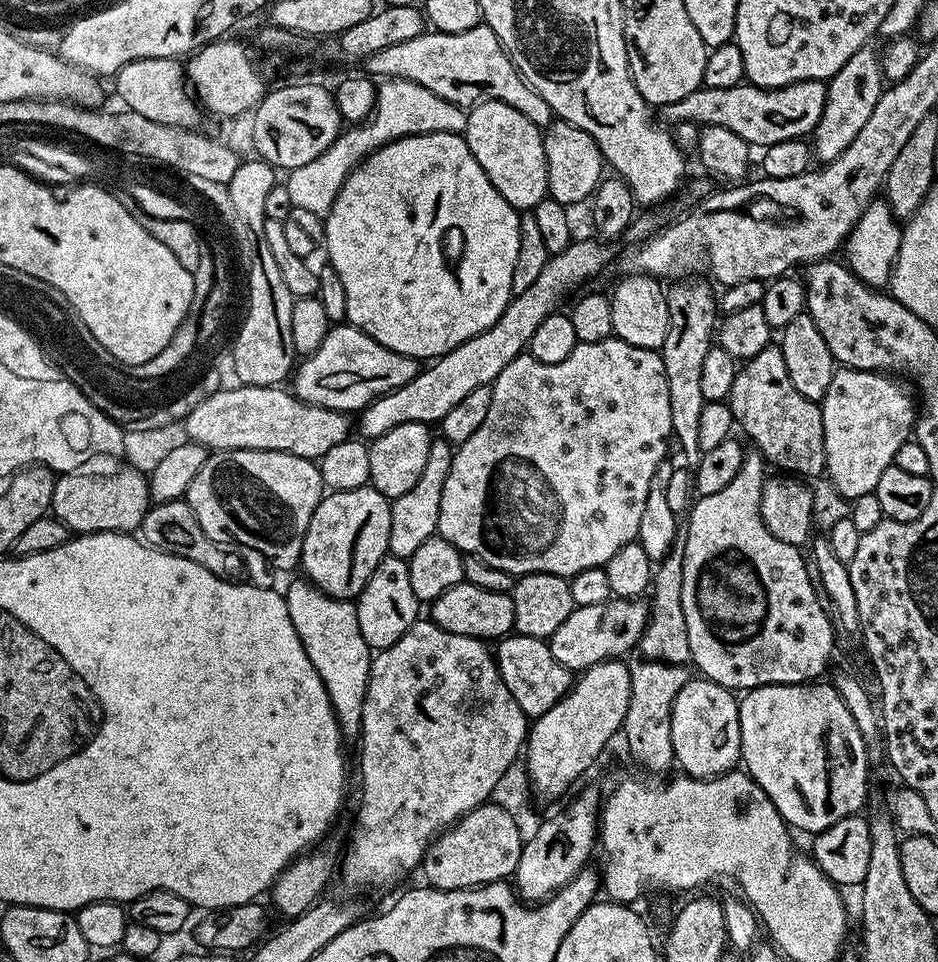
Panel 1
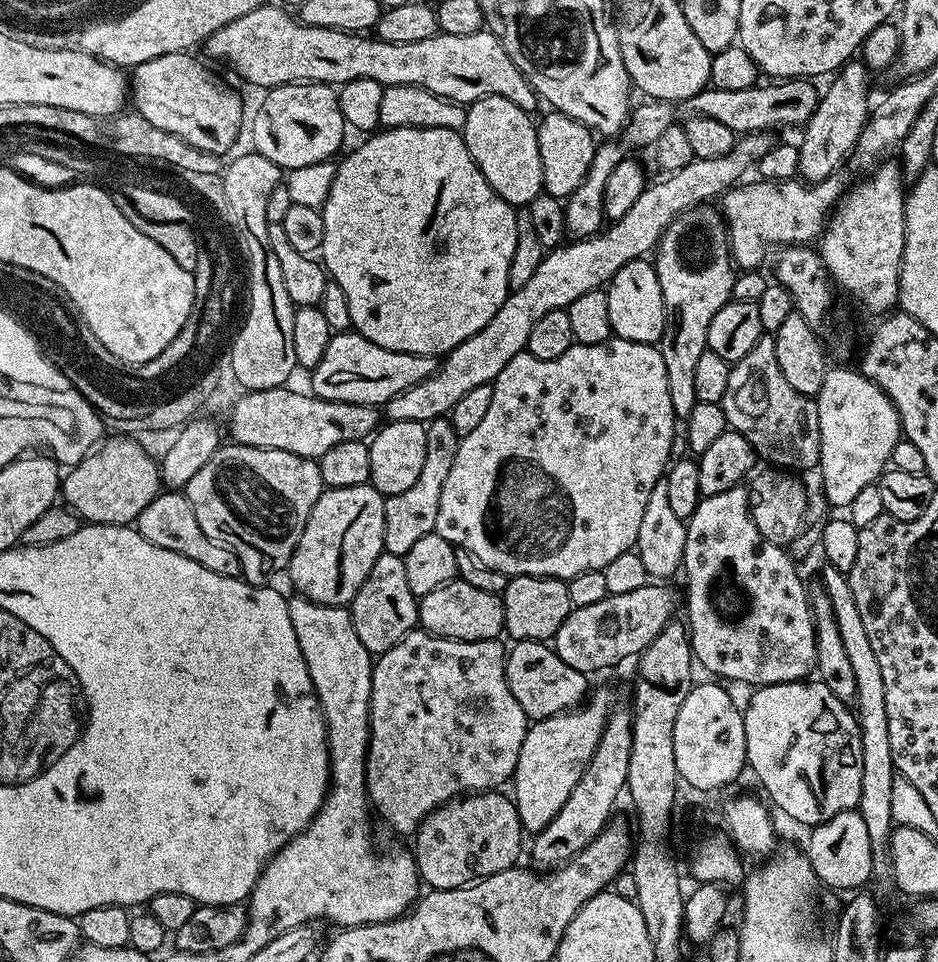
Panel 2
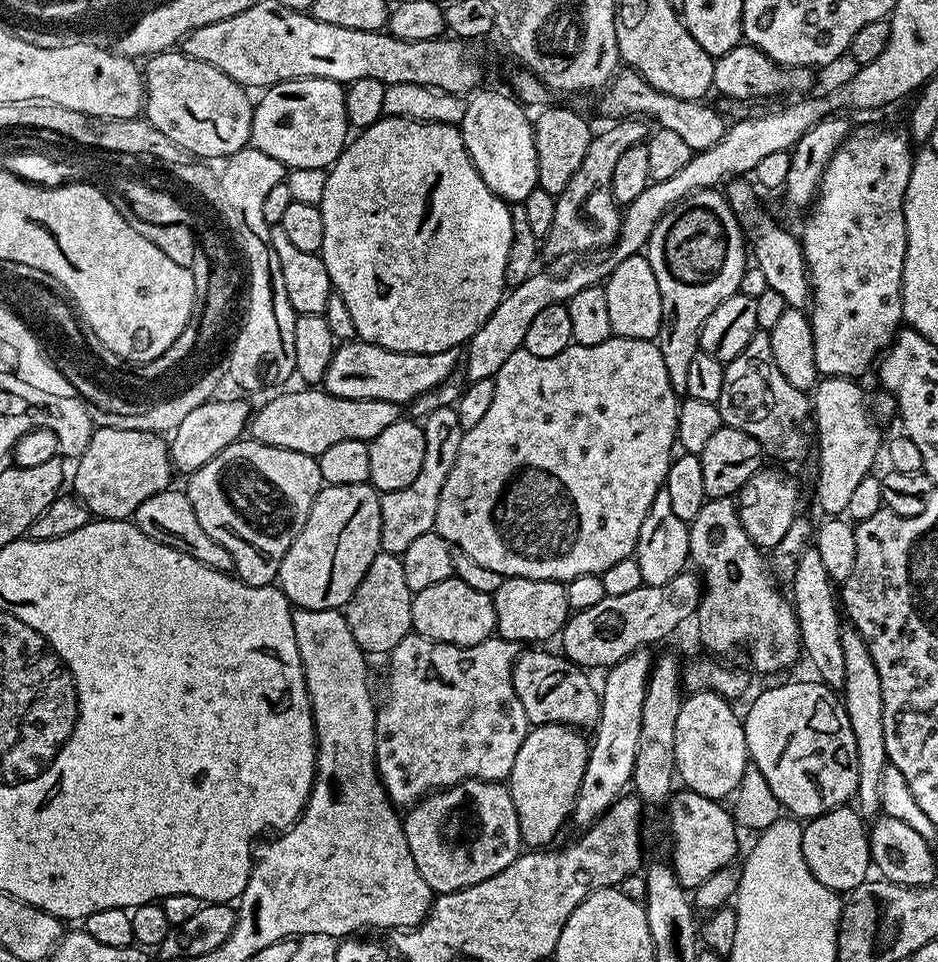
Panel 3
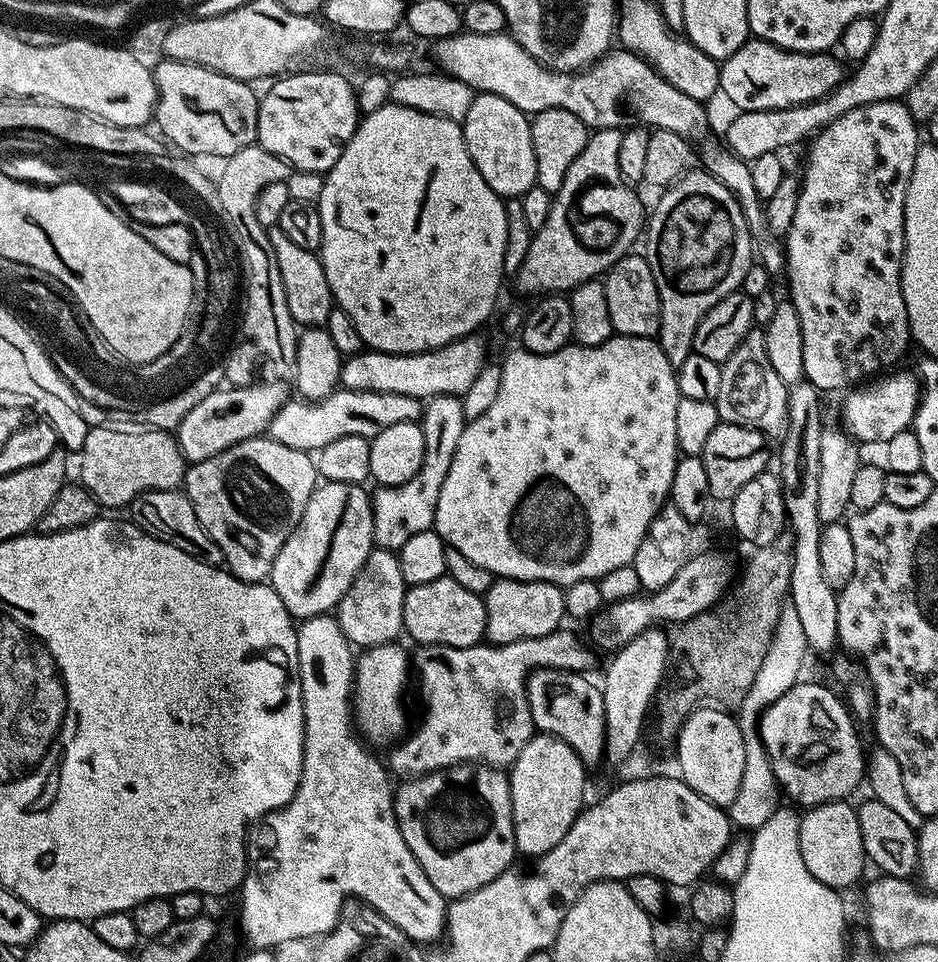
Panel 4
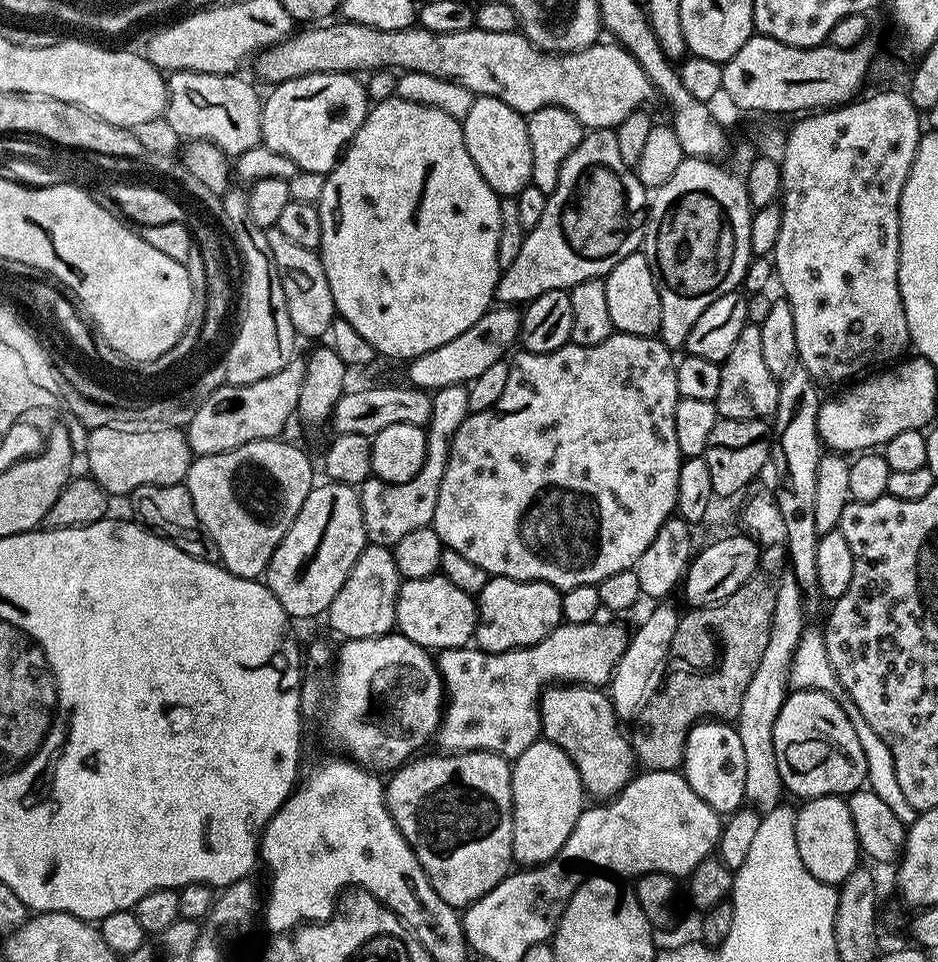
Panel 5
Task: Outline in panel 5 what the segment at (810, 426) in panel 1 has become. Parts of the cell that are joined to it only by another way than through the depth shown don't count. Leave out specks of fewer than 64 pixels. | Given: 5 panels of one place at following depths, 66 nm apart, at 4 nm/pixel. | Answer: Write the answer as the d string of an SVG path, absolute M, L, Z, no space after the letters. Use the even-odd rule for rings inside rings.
M748 324L738 334L730 354L726 354L720 365L722 382L715 398L717 413L726 420L768 420L775 417L778 406L780 380L766 366L762 355L762 334L758 324Z

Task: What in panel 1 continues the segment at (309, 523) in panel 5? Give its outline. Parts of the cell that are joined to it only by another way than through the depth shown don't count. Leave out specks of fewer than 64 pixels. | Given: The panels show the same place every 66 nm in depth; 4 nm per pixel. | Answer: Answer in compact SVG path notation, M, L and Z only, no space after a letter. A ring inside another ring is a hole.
M371 486L349 492L329 491L314 510L310 526L306 526L299 562L306 579L328 596L355 601L378 562L389 555L391 509L388 497Z

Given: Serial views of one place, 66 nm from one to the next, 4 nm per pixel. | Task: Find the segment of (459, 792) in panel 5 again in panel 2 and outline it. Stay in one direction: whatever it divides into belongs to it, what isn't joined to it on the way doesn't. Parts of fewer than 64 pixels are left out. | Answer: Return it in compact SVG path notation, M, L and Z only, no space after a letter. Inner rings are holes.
M489 790L458 796L455 800L449 800L440 808L436 808L420 823L420 827L414 833L414 841L416 840L414 855L421 881L429 889L462 888L511 868L519 861L516 859L520 856L522 829L518 818L518 810L515 803L509 797L507 800L502 793L503 791L500 790Z

